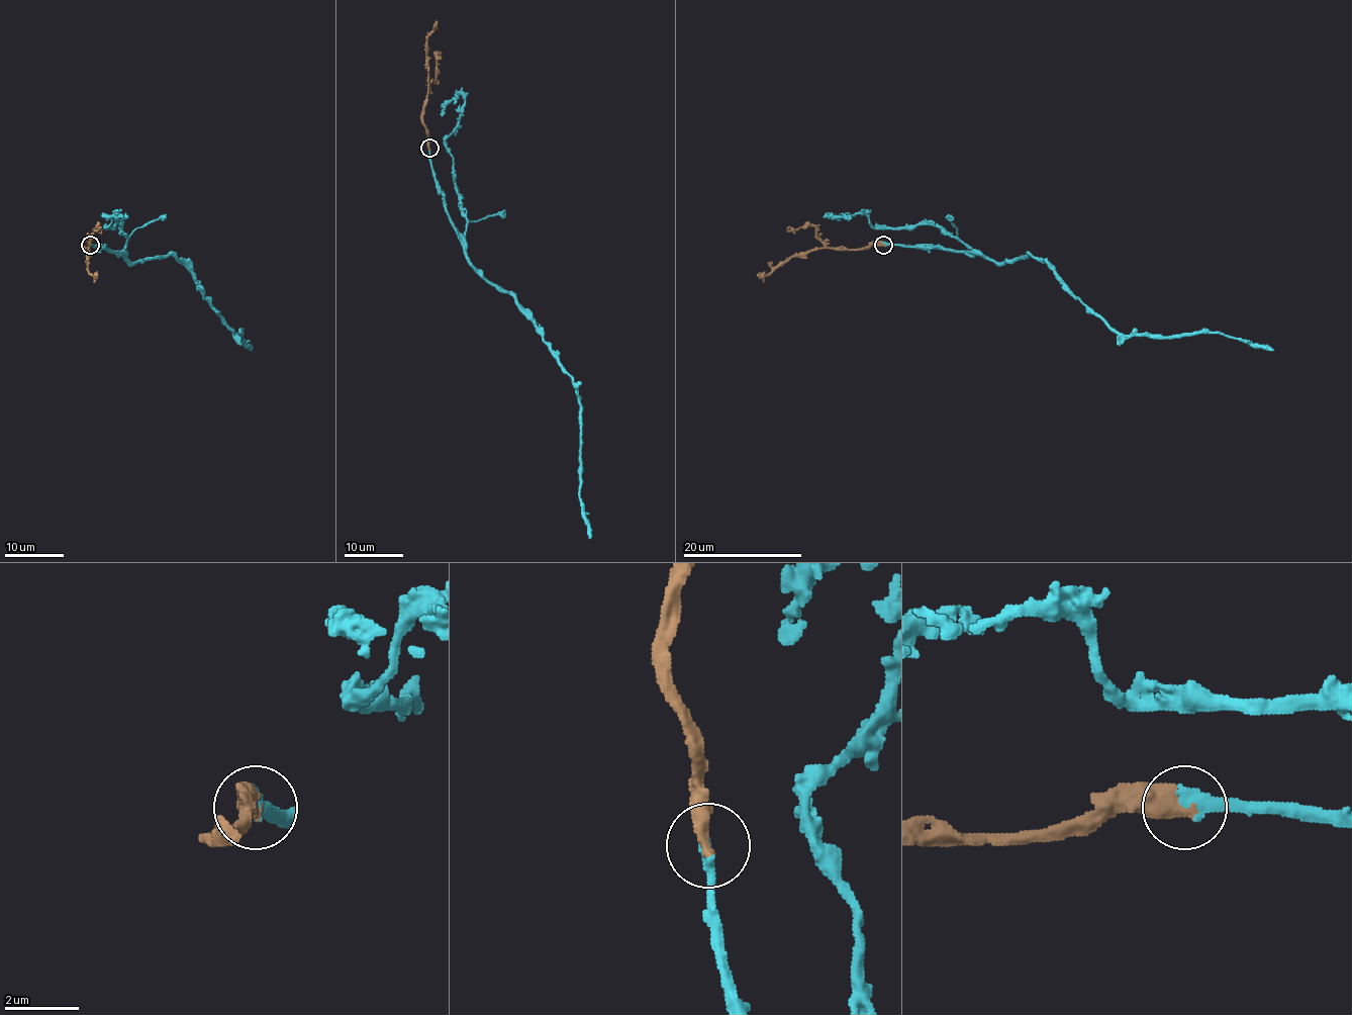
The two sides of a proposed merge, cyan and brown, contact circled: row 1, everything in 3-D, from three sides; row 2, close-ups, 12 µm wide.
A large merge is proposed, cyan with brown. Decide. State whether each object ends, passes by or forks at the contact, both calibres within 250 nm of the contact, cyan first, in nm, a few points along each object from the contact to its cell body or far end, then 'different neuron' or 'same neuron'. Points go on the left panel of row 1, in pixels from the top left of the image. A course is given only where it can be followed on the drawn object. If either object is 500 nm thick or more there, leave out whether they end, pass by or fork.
cyan ends there; brown ends there; 360 nm thick on the cyan side, 480 nm on the other; cyan runs (90, 244), (113, 250), (130, 262), (170, 255), (176, 257), (252, 351); brown runs (90, 244), (84, 250), (88, 249), (87, 269), (97, 275); same neuron

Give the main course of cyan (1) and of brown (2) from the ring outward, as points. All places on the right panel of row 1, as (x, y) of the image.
1: (883, 244), (964, 250), (997, 262), (1029, 255), (1039, 257), (1124, 335), (1225, 333), (1273, 351)
2: (883, 244), (866, 246), (858, 250), (810, 249), (787, 257), (768, 274), (756, 275)

